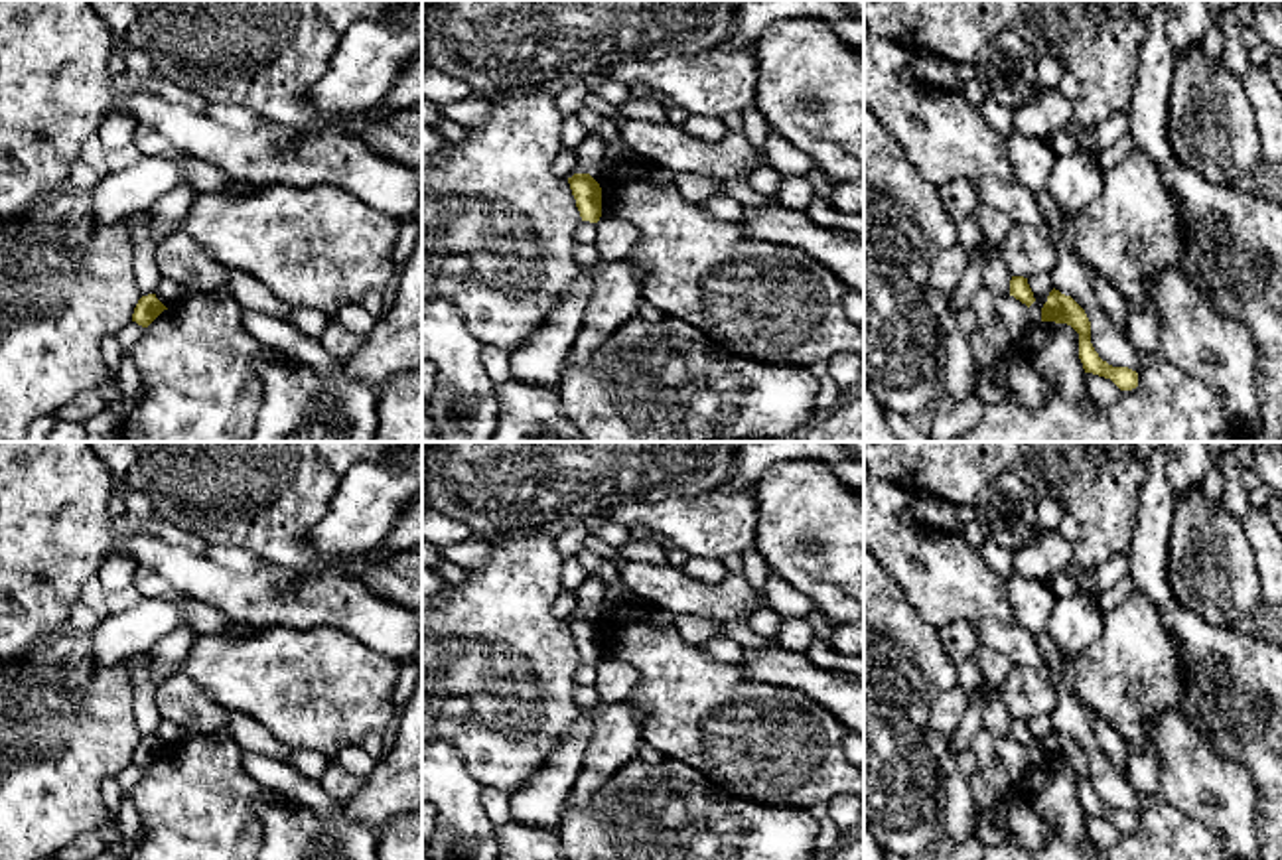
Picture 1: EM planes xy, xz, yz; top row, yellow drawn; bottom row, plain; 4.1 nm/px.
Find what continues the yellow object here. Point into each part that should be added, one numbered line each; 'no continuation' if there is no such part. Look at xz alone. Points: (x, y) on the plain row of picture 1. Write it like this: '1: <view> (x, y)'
1: xz (543, 799)

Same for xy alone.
1: xy (168, 734)

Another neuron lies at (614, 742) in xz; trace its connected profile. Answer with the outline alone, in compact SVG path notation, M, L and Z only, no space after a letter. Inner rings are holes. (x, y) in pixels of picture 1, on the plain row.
M631 698L604 704L586 746L582 767L568 805L584 809L592 797L629 761L637 757L641 724Z

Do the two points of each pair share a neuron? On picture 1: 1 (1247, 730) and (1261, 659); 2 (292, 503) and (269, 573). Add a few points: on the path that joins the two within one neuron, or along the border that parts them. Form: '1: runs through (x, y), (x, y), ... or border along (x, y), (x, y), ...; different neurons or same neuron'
1: runs through (1247, 713), (1247, 693), (1261, 677); same neuron
2: border along (265, 561), (308, 573); different neurons

